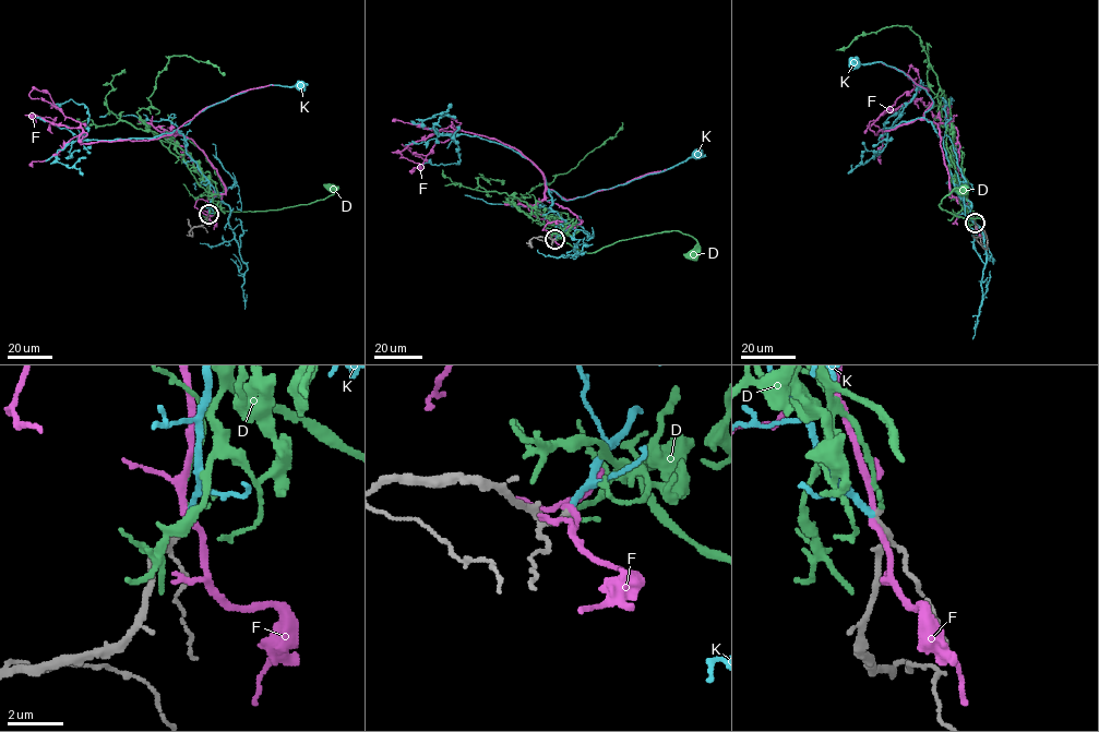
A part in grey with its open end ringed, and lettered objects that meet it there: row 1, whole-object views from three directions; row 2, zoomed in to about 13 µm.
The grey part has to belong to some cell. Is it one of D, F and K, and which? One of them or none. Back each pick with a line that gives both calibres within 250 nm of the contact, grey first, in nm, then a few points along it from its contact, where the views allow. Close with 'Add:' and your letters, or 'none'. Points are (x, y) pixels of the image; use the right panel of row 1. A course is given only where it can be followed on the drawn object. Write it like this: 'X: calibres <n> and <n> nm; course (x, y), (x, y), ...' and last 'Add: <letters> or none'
K: calibres 240 and 200 nm; course (975, 222), (955, 189), (943, 140), (924, 116), (933, 104), (931, 97), (896, 68), (881, 61), (855, 63)
Add: K

